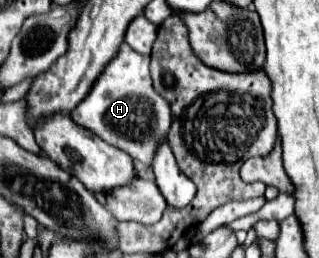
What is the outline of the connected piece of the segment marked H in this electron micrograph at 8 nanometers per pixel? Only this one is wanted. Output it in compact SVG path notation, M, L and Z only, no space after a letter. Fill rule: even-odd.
M122 43L102 75L94 81L90 93L70 111L74 123L90 129L130 157L140 159L144 165L152 163L156 143L166 137L170 129L170 105L154 91L148 65L150 55L142 55L128 47L128 43Z

